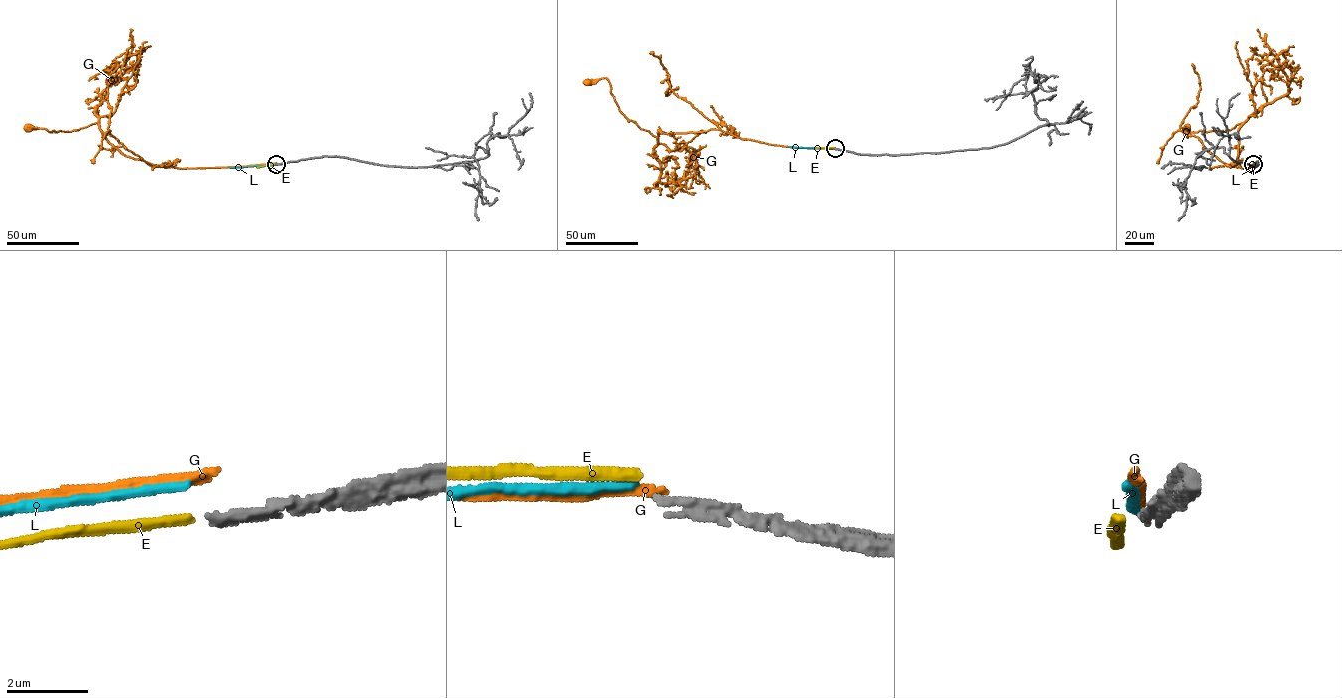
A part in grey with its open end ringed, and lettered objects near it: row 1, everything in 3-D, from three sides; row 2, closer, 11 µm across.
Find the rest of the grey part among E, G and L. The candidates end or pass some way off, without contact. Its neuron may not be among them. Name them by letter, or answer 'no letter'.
no letter

